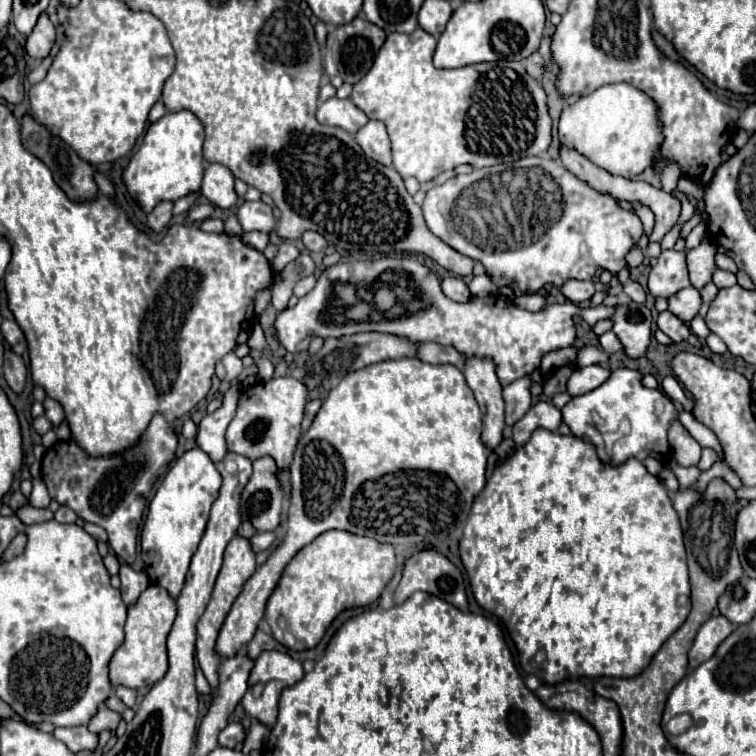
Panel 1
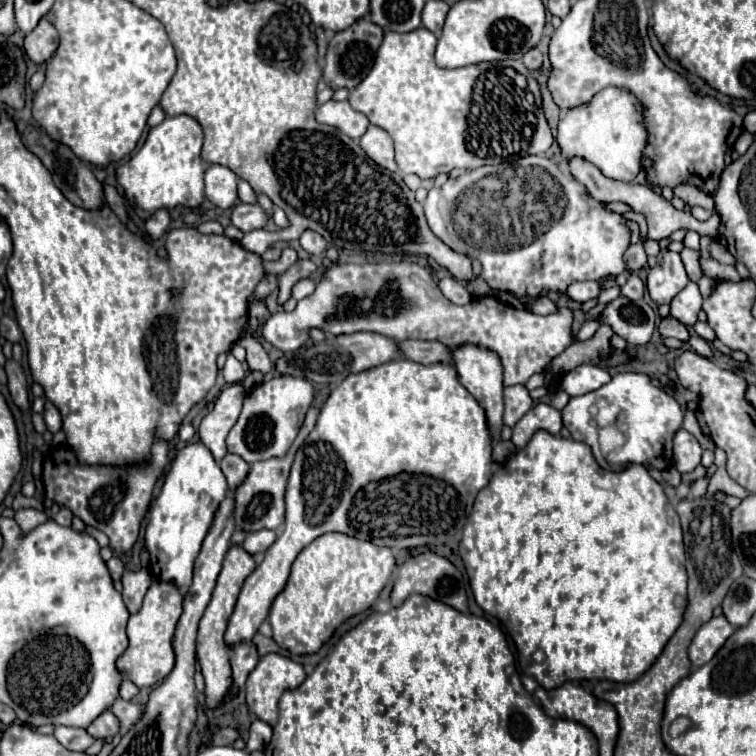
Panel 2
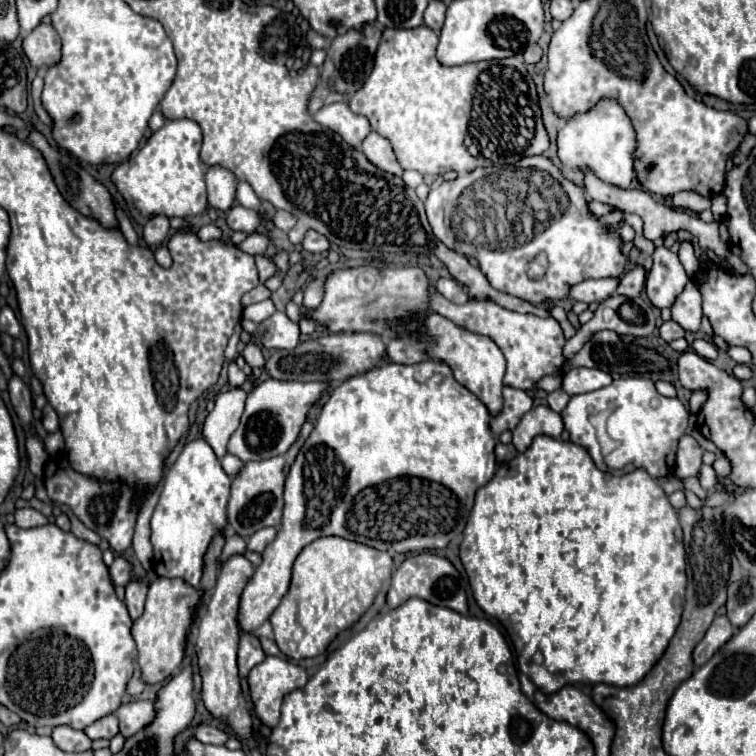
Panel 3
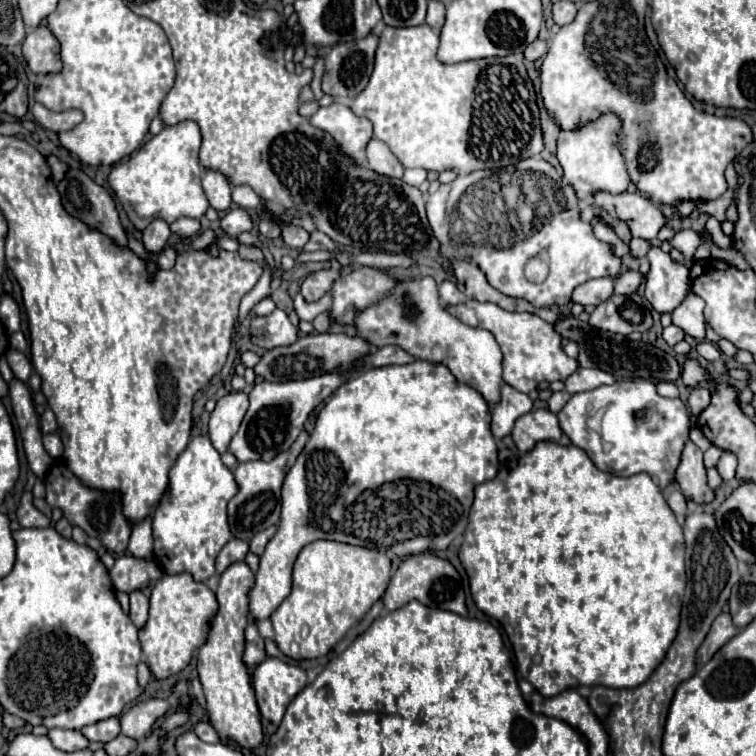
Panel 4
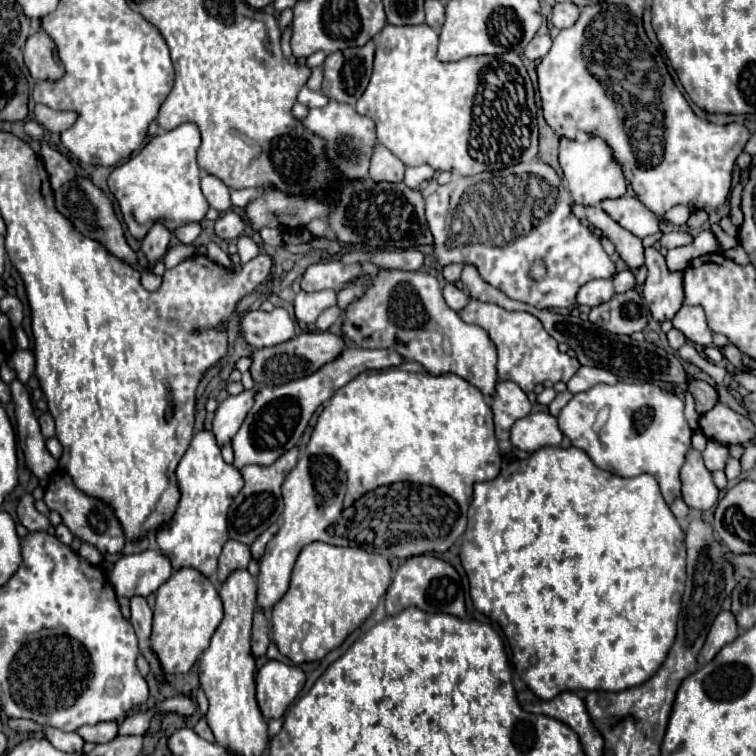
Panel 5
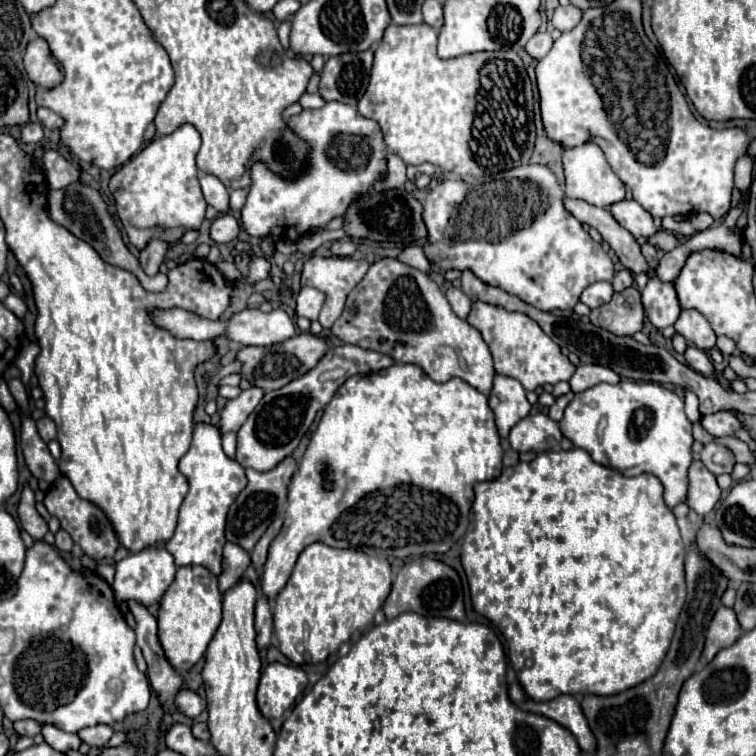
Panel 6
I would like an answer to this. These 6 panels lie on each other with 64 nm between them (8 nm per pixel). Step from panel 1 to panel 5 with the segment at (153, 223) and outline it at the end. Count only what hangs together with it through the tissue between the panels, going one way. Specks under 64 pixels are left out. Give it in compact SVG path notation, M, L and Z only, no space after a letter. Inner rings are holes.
M154 224L152 230L146 234L146 238L142 240L142 252L144 252L150 268L154 268L154 264L168 252L170 236L172 234L162 224Z

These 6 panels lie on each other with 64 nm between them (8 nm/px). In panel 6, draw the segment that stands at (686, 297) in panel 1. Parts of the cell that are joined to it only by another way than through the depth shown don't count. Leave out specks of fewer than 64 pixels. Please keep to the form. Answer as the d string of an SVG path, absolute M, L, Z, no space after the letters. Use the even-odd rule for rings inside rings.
M682 310L680 318L674 324L676 332L686 338L688 344L700 348L700 350L712 350L716 346L716 334L708 320L696 312L696 310Z

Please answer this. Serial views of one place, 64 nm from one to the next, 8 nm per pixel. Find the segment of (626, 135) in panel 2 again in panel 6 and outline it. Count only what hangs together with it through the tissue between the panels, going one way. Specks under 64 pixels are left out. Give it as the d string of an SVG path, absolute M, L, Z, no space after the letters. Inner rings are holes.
M596 144L564 148L564 172L566 172L566 196L580 198L600 208L608 208L626 198L624 182L612 172L612 168L608 168L608 162L604 160L604 154L600 152L600 148L596 148Z

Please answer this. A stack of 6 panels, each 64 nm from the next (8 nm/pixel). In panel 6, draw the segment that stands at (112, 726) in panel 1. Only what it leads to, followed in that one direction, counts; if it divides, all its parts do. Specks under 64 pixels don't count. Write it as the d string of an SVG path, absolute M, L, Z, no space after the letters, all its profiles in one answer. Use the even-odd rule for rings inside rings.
M100 724L100 726L92 726L92 728L80 730L80 732L78 732L78 738L80 738L82 742L86 742L88 746L98 746L98 748L102 748L102 746L110 740L112 734L114 734L114 730L112 730L110 726Z

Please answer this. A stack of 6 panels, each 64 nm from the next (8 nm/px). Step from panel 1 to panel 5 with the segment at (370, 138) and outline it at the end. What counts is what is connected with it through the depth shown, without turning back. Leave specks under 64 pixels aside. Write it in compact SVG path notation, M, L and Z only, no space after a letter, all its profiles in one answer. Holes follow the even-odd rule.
M378 144L372 154L372 166L370 166L370 178L374 182L402 182L404 180L404 162L400 162L388 148Z

